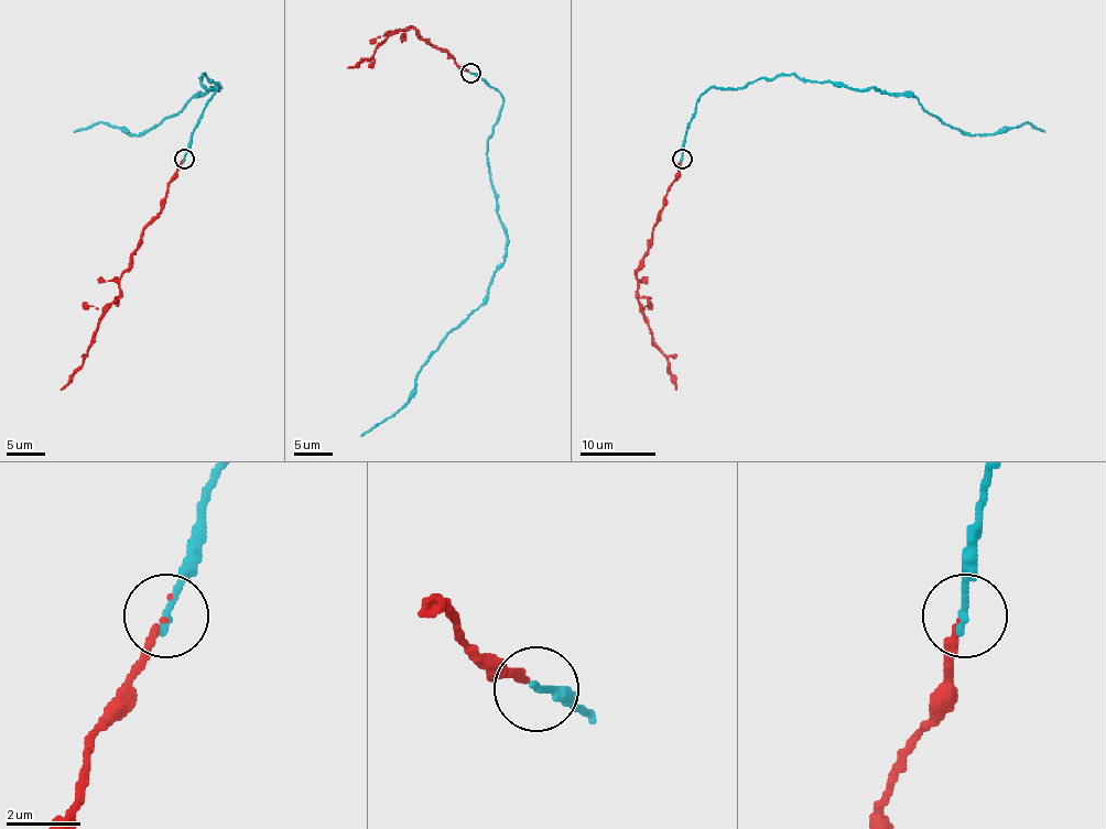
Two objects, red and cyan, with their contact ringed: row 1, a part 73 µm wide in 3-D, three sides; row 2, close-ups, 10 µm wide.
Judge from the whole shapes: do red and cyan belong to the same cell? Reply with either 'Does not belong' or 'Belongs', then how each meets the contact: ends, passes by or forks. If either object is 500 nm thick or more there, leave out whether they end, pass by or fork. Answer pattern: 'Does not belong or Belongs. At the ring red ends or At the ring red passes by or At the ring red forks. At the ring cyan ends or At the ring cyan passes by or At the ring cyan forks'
Does not belong. At the ring red ends. At the ring cyan ends

